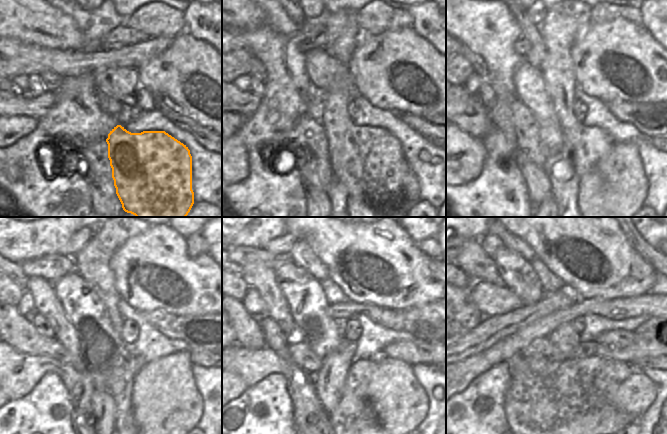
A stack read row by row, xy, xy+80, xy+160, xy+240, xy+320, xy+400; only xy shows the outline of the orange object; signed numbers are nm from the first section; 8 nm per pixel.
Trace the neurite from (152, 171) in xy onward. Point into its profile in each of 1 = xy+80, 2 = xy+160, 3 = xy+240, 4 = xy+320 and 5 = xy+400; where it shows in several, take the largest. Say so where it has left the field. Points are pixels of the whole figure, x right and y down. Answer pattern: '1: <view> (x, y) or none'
1: xy+80 (369, 161)
2: xy+160 (565, 21)
3: xy+240 (92, 261)
4: xy+320 (302, 254)
5: xy+400 (511, 241)

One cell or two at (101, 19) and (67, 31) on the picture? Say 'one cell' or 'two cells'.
two cells

